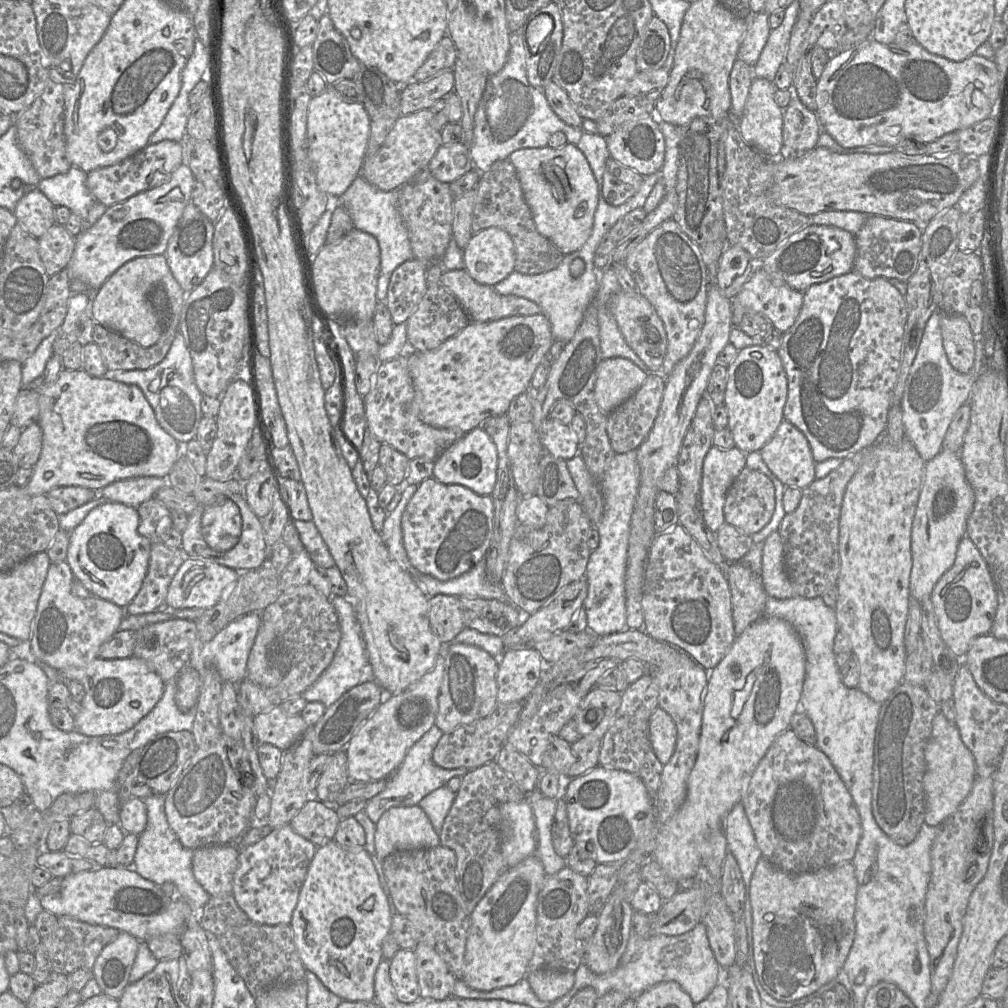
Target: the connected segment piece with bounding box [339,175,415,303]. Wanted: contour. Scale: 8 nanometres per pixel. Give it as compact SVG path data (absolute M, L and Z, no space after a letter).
M359 175L339 197L339 204L350 215L355 229L373 235L378 241L380 247L380 273L376 297L377 301L386 303L392 273L405 261L415 259L408 230L399 210L399 190L381 191Z

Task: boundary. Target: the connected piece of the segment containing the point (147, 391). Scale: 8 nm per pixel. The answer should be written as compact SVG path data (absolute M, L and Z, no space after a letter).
M177 333L167 355L159 364L146 370L108 370L103 377L138 386L154 410L159 425L178 443L188 443L196 437L203 417L203 394L195 383L192 358L181 333Z

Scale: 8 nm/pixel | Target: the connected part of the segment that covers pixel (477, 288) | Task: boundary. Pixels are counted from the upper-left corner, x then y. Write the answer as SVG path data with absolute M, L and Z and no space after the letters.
M465 269L444 271L440 283L457 298L471 322L488 322L510 316L541 313L541 308L535 302L515 295L499 294L493 286L477 283Z

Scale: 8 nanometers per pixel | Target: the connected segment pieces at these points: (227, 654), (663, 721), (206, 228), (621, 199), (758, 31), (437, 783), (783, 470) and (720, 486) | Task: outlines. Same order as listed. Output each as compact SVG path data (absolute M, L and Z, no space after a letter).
M249 613L228 624L210 642L203 645L202 649L193 649L188 665L201 672L206 667L214 667L222 681L238 685L247 677L247 661L249 653L257 636L262 618L259 613Z
M660 707L650 717L649 736L656 757L665 765L675 750L677 728L671 716Z
M189 202L169 239L165 256L173 277L189 293L199 286L214 266L214 222Z
M610 157L603 174L603 197L612 206L622 205L638 192L643 181L644 176Z
M764 11L753 14L748 20L748 28L739 47L737 59L753 67L770 35L769 14Z
M435 724L427 731L407 752L403 762L397 770L387 779L386 787L379 794L369 799L364 811L373 823L377 823L384 812L396 806L414 806L429 793L447 785L453 777L463 777L466 768L444 769L434 764L433 751L442 737L443 732Z
M785 419L759 452L767 467L786 487L804 489L816 479L816 462L807 438Z
M712 445L705 456L700 488L700 509L707 527L714 533L725 523L723 508L727 492L740 472L746 467L746 454L739 448L722 449Z

